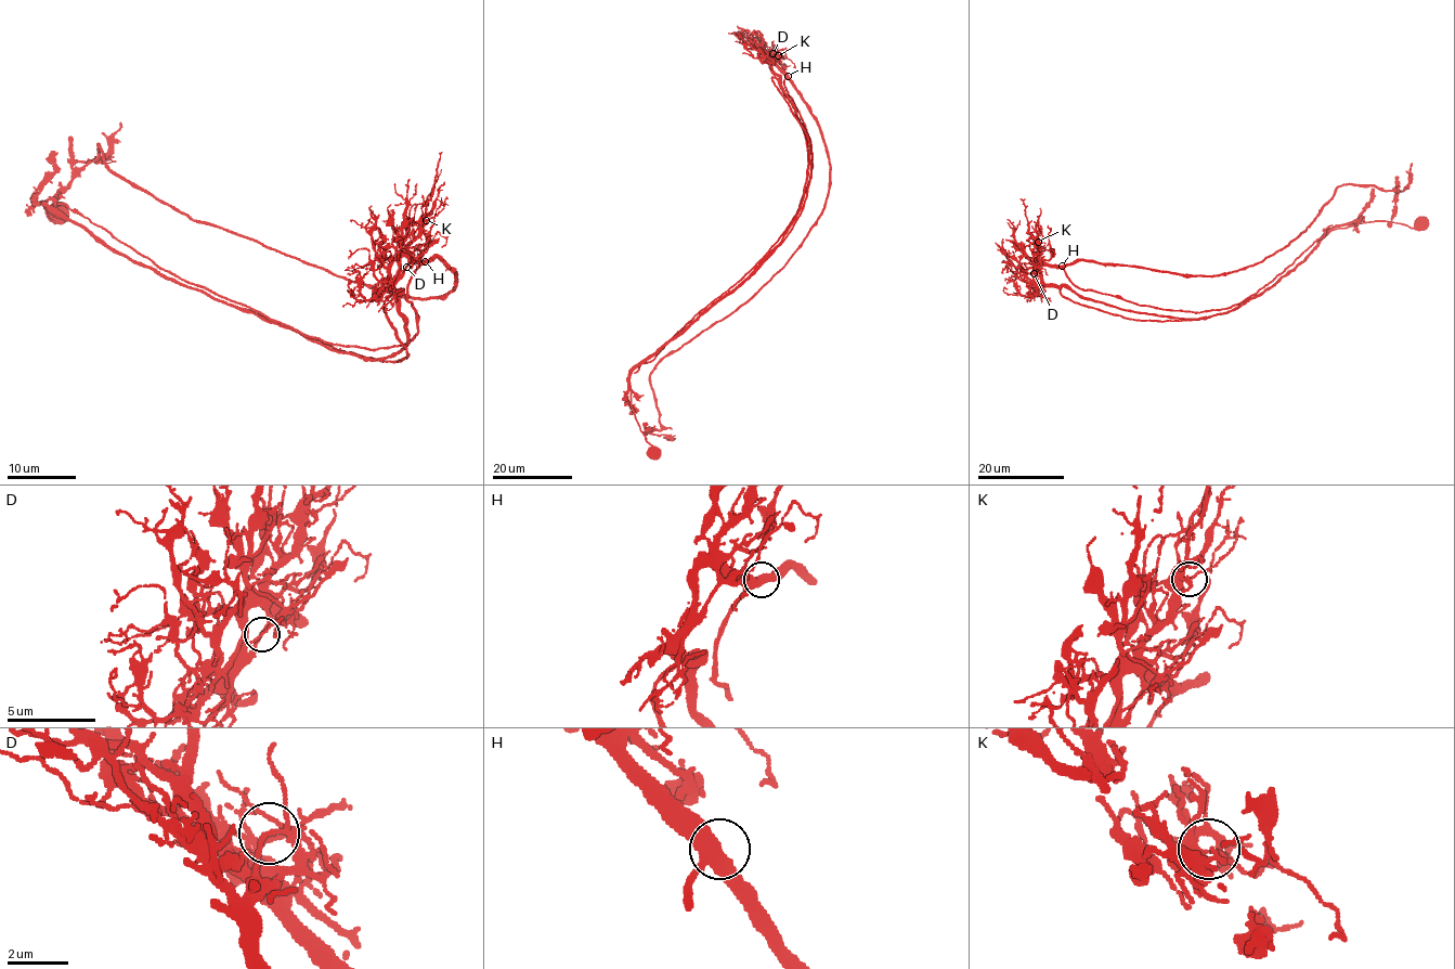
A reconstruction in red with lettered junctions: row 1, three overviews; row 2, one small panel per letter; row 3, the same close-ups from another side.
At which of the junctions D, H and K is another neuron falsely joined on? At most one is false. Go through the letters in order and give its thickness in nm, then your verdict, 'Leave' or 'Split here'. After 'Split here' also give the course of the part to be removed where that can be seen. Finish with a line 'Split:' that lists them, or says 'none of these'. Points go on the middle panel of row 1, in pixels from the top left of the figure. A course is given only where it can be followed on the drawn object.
D: Thickness 80 nm. Split here. Course of the part to remove: (773, 53), (819, 129), (829, 195), (782, 269), (657, 364), (651, 382), (661, 429), (650, 430), (673, 440)
H: Thickness 440 nm. Leave
K: Thickness 400 nm. Leave
Split: D

